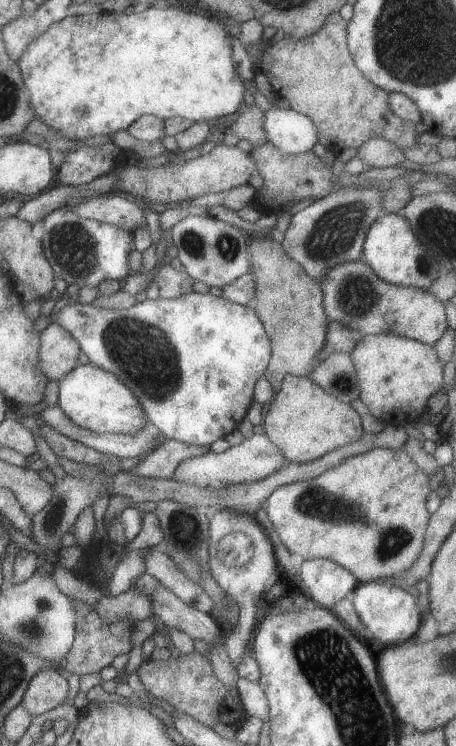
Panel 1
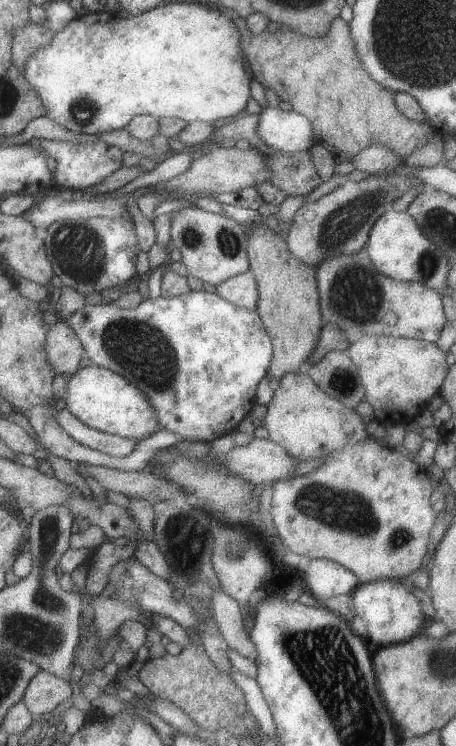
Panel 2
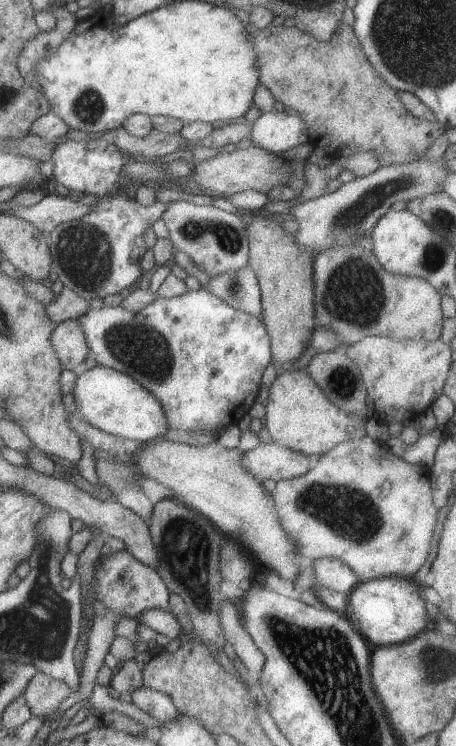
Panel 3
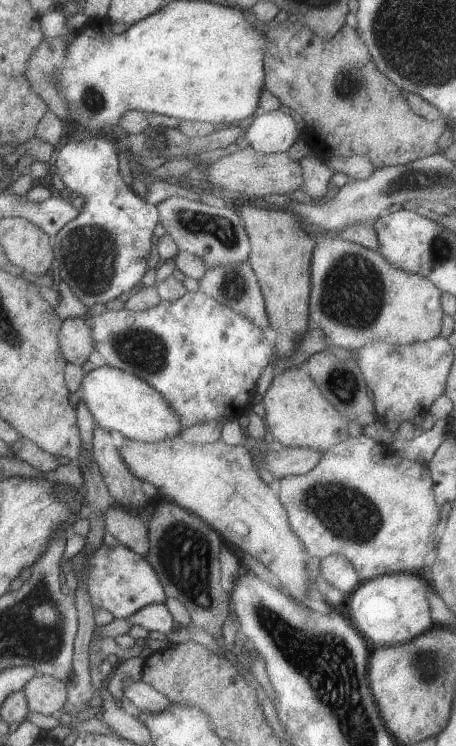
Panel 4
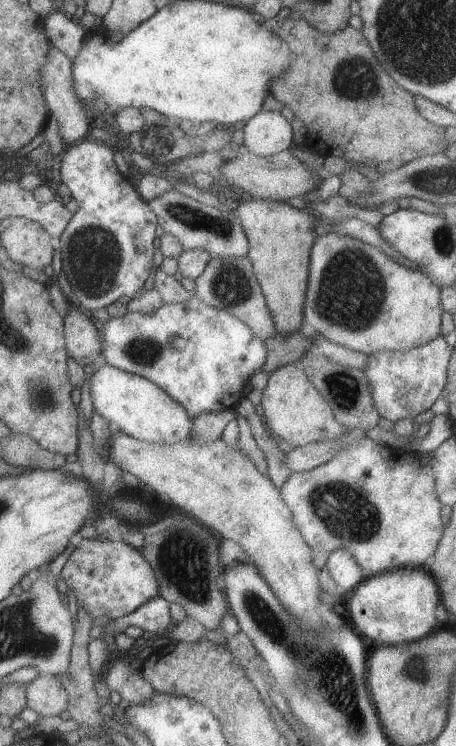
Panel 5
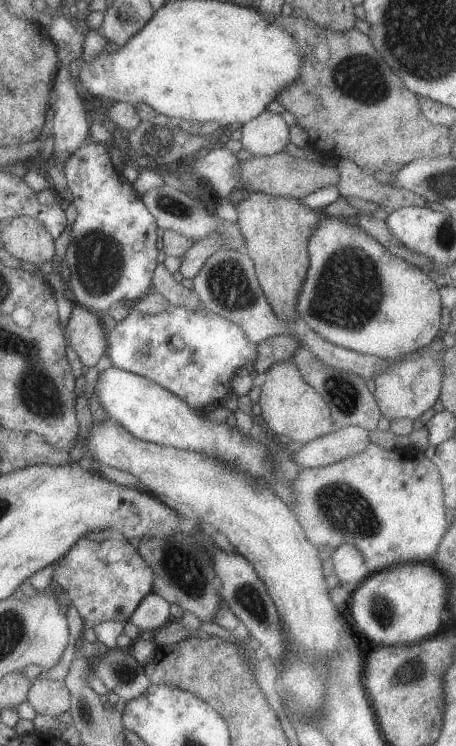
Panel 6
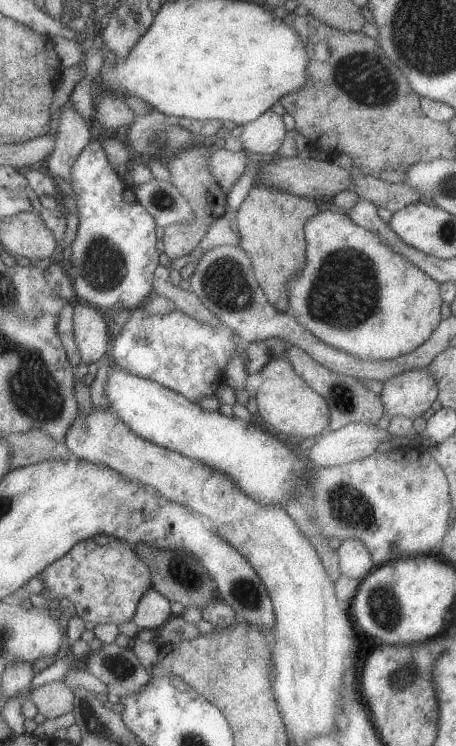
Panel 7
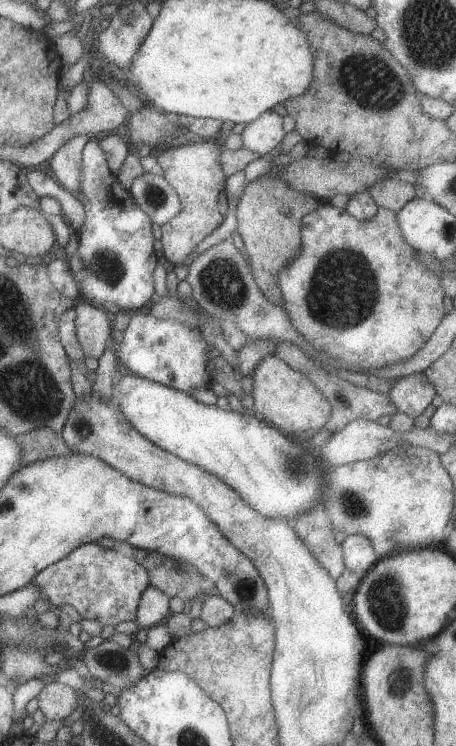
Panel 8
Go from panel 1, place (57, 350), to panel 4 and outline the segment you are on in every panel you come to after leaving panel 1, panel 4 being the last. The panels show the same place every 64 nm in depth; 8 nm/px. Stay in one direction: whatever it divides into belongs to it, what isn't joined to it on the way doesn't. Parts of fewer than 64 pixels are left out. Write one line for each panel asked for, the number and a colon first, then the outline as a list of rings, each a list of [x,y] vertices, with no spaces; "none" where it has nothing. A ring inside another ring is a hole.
2: [[[59,320],[49,328],[45,342],[47,342],[45,344],[47,362],[53,366],[57,374],[71,376],[79,370],[77,366],[79,366],[79,360],[83,358],[85,348],[81,346],[79,338],[75,336],[75,332],[65,320]]]
3: [[[65,320],[57,324],[51,334],[51,344],[57,352],[59,362],[63,364],[63,370],[73,370],[91,352],[85,334],[81,330],[81,324],[77,320]]]
4: [[[67,318],[61,324],[59,332],[59,348],[67,364],[83,366],[91,352],[95,352],[95,340],[91,334],[91,326],[85,318]]]

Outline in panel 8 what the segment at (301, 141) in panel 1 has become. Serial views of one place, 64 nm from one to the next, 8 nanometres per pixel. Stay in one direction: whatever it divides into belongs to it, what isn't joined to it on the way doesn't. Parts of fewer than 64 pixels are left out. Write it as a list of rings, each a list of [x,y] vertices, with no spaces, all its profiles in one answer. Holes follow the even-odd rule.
[[[267,110],[253,122],[245,124],[241,132],[243,148],[249,148],[261,156],[269,154],[285,138],[281,122],[283,122],[283,116],[279,116],[275,110]]]

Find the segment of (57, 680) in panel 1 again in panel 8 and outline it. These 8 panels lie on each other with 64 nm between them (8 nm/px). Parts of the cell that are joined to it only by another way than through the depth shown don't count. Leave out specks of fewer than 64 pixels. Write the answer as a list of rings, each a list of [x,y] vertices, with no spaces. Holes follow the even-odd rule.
[[[57,682],[43,686],[35,698],[37,698],[39,710],[47,722],[63,720],[77,708],[77,692],[65,684],[57,684]]]

